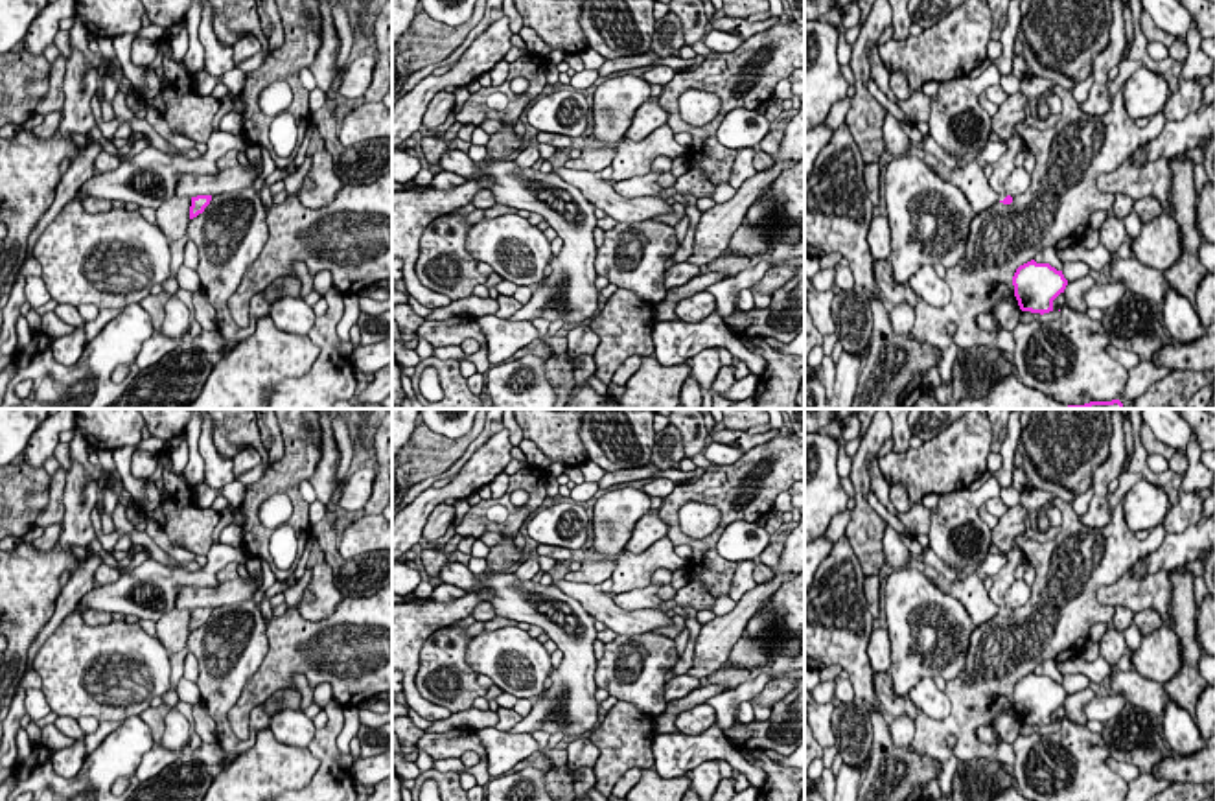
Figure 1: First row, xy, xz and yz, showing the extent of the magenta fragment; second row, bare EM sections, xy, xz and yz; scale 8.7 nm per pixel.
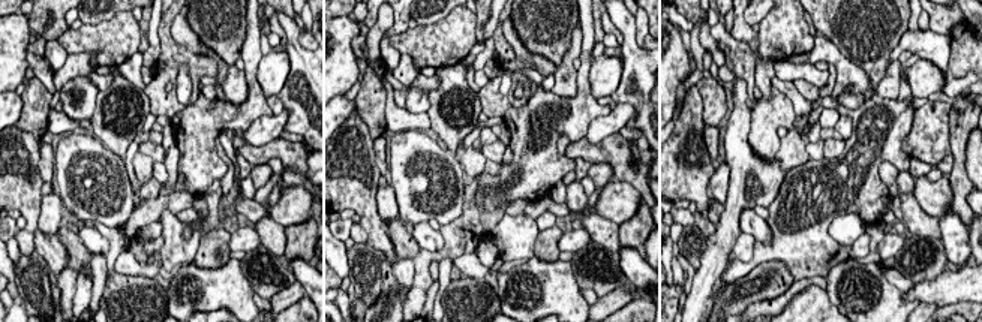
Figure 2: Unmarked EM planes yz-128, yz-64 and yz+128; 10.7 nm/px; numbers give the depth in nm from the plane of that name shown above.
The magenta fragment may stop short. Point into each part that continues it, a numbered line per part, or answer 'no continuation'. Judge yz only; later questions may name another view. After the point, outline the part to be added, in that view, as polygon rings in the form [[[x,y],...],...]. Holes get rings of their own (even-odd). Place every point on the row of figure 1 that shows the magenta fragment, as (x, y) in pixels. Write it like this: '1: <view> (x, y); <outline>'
1: yz (1004, 166); [[[1020,136],[1005,140],[1007,151],[992,164],[992,175],[989,184],[998,193],[1000,201],[1007,197],[1003,182],[1014,171],[1014,155],[1025,149],[1025,144]]]

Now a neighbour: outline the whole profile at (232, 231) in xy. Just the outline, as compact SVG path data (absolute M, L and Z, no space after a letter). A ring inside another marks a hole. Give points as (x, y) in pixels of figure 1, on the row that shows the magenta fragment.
M254 188L214 195L202 214L188 225L188 238L199 249L201 285L215 309L217 331L225 341L239 342L256 331L256 322L271 313L263 295L249 308L249 326L239 328L228 298L269 239L267 210Z

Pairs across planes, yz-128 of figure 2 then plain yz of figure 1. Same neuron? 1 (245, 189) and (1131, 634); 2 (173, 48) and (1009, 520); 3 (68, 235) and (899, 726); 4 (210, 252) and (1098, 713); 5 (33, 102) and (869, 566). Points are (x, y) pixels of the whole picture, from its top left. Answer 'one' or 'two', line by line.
1: one
2: one
3: two
4: two
5: one

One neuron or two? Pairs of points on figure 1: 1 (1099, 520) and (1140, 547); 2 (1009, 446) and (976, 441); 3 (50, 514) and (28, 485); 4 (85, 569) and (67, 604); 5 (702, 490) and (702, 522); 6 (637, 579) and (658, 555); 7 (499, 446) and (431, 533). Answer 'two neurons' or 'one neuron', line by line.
1: two neurons
2: two neurons
3: two neurons
4: one neuron
5: two neurons
6: one neuron
7: two neurons

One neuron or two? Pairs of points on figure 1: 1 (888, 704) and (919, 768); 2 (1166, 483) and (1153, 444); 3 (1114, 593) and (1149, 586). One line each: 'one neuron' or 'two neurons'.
1: two neurons
2: two neurons
3: one neuron

